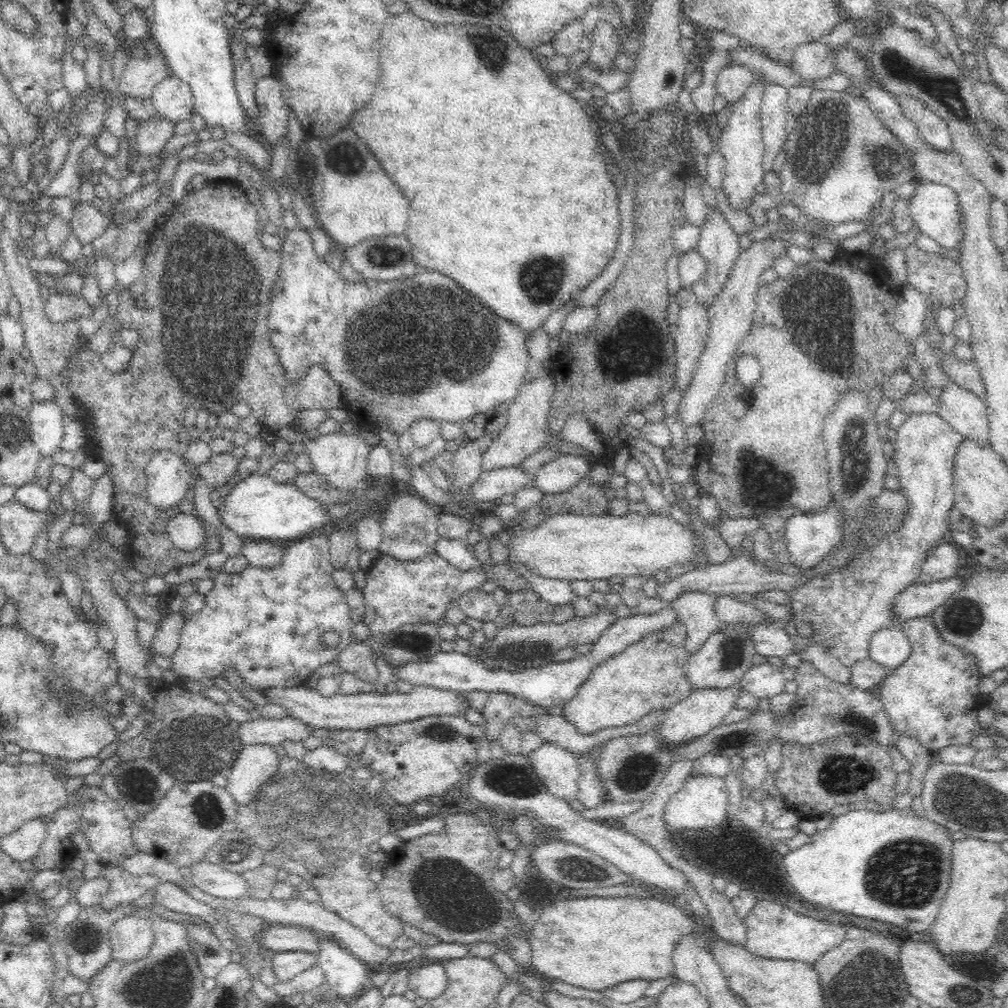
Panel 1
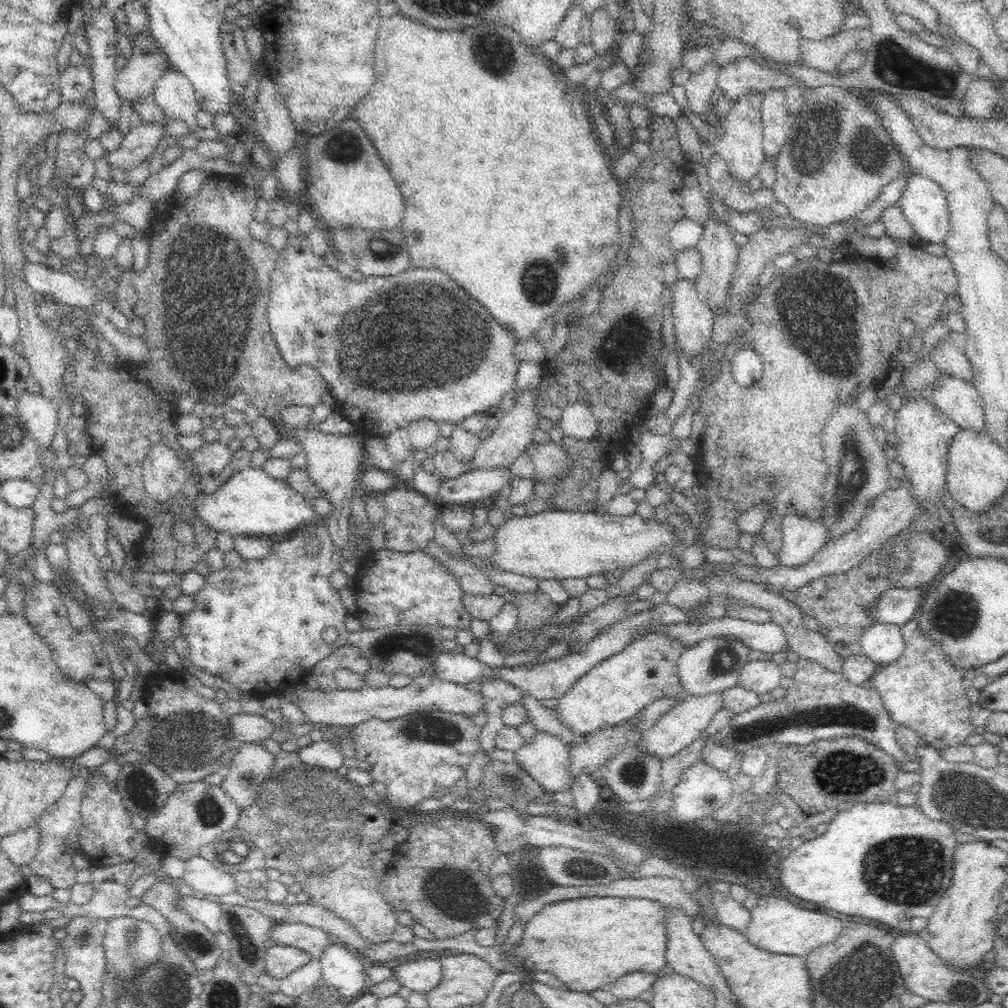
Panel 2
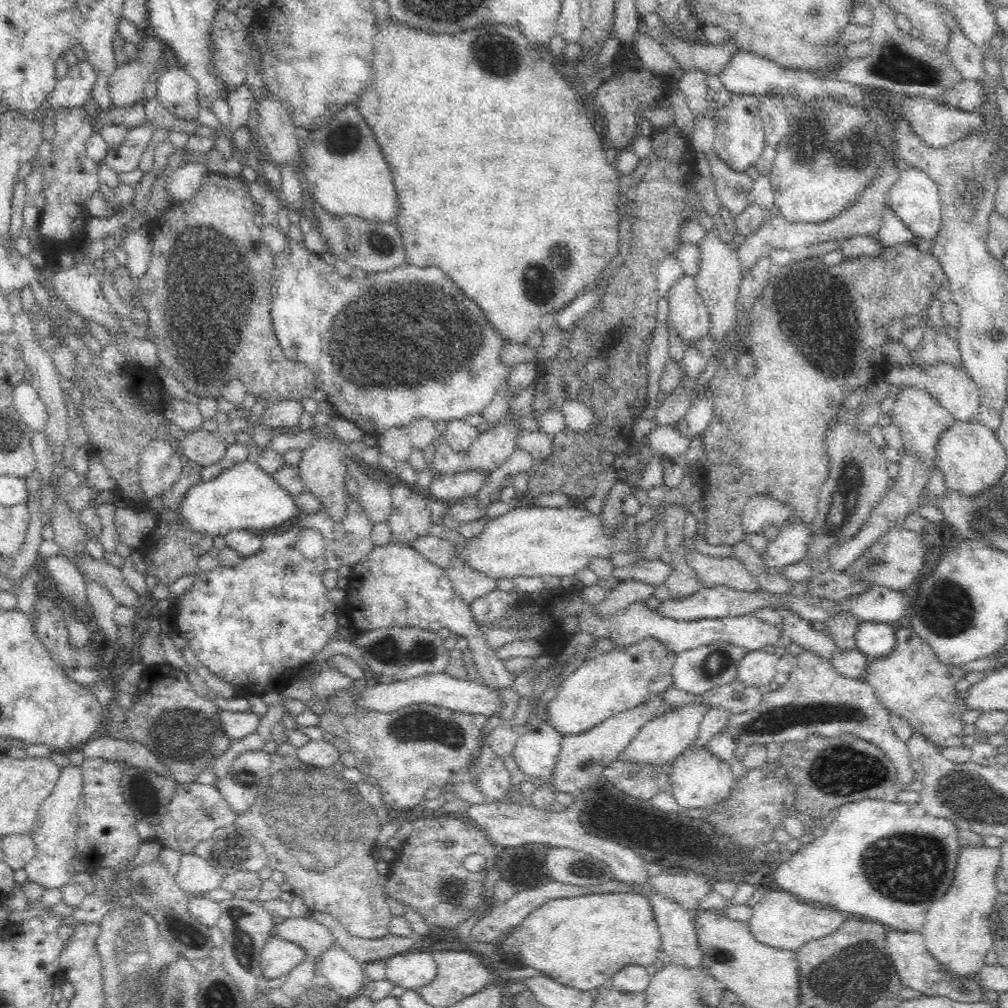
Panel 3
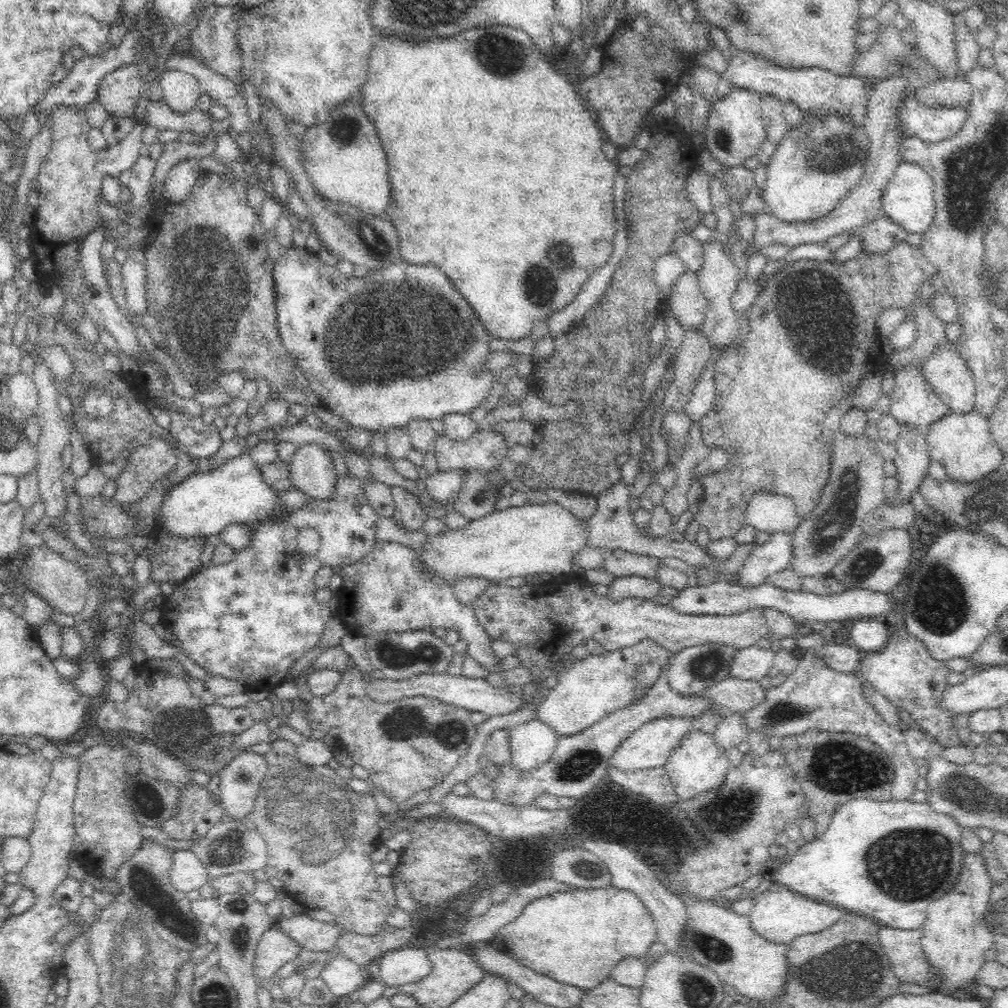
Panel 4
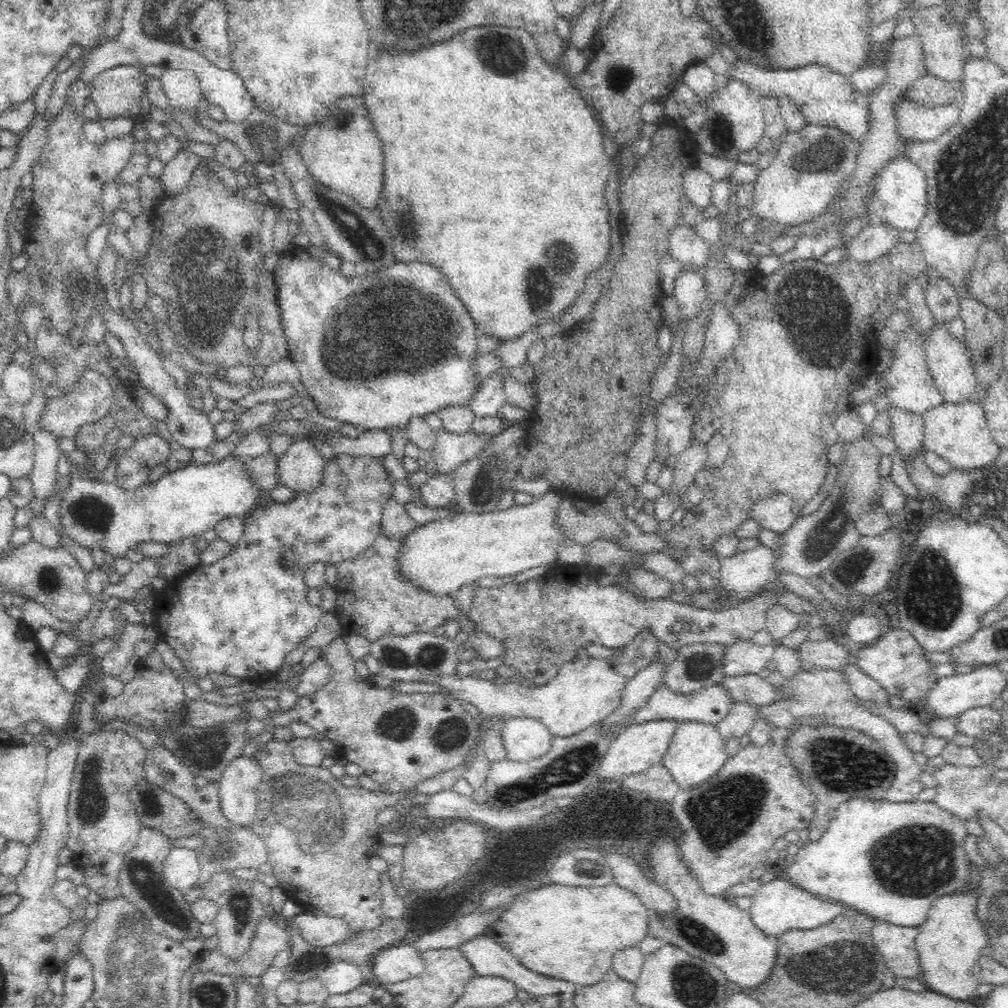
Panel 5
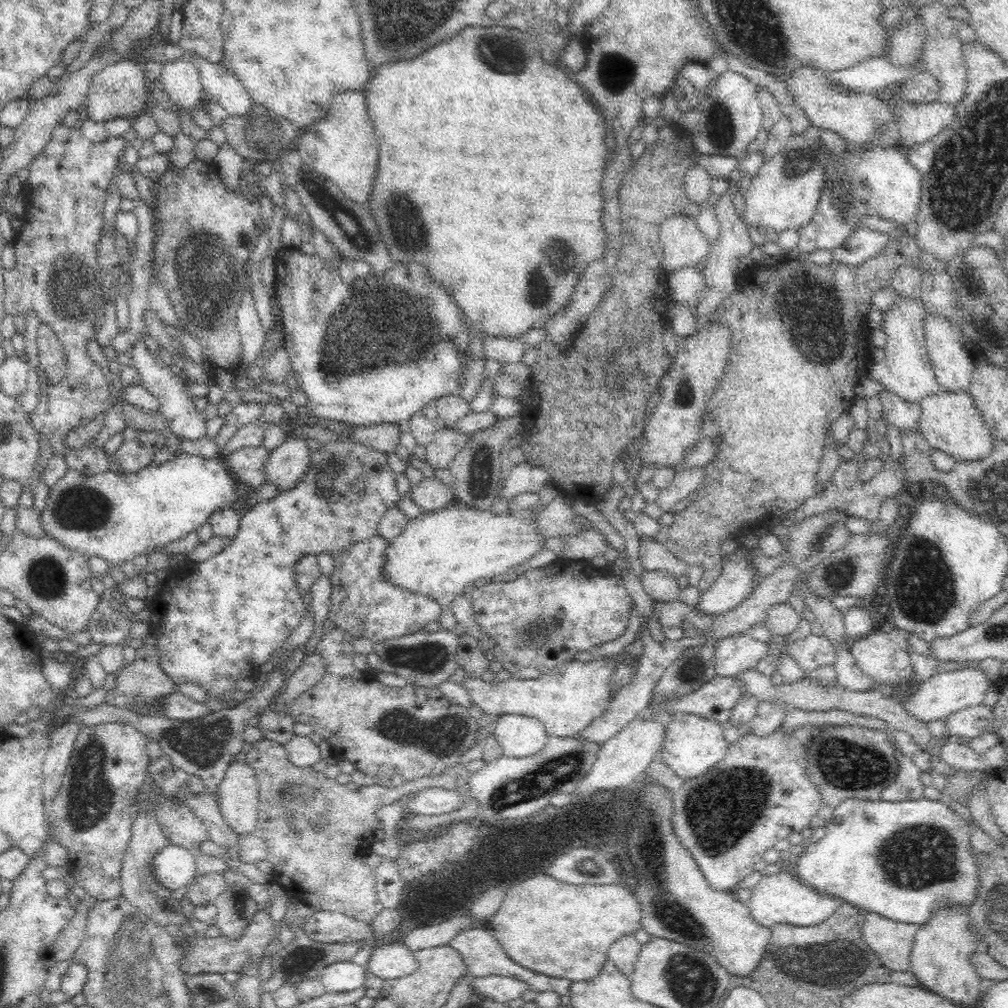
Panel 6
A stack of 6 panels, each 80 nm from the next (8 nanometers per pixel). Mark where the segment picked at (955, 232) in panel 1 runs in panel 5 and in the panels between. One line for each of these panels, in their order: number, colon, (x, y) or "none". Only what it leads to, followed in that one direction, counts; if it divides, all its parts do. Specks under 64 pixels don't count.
2: (925, 204)
3: (914, 197)
4: (909, 200)
5: (900, 199)

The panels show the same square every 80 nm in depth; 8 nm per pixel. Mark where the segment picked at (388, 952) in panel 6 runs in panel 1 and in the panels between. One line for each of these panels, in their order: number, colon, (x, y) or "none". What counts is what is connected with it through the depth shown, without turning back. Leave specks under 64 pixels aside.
1: (429, 982)
2: (425, 975)
3: (412, 970)
4: (411, 964)
5: (390, 966)

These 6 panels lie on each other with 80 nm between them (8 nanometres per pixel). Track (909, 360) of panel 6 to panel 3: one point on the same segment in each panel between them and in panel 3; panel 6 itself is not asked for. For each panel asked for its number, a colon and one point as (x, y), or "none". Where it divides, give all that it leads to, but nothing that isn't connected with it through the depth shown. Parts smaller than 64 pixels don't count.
3: (922, 422)
4: (913, 404)
5: (910, 388)

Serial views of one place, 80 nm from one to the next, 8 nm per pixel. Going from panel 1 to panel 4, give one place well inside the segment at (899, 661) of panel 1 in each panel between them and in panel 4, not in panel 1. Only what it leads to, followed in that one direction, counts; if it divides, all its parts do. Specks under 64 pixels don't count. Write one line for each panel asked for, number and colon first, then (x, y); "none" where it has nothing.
2: (883, 643)
3: (874, 640)
4: (868, 635)

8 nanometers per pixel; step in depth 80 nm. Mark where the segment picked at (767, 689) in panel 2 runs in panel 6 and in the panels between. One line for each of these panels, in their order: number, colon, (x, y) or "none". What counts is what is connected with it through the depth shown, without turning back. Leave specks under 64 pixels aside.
3: (757, 668)
4: (751, 664)
5: (743, 658)
6: (741, 653)

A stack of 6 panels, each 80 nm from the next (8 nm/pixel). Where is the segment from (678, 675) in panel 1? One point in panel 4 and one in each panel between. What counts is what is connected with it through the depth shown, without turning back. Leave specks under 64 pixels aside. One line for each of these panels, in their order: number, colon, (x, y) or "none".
2: (617, 689)
3: (611, 684)
4: (590, 689)

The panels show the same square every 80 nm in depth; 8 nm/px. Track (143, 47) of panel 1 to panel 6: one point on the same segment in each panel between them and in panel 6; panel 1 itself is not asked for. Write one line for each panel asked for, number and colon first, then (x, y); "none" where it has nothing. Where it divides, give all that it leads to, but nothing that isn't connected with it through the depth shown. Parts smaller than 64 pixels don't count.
2: (147, 64)
3: (128, 82)
4: (119, 92)
5: (117, 92)
6: (118, 90)

